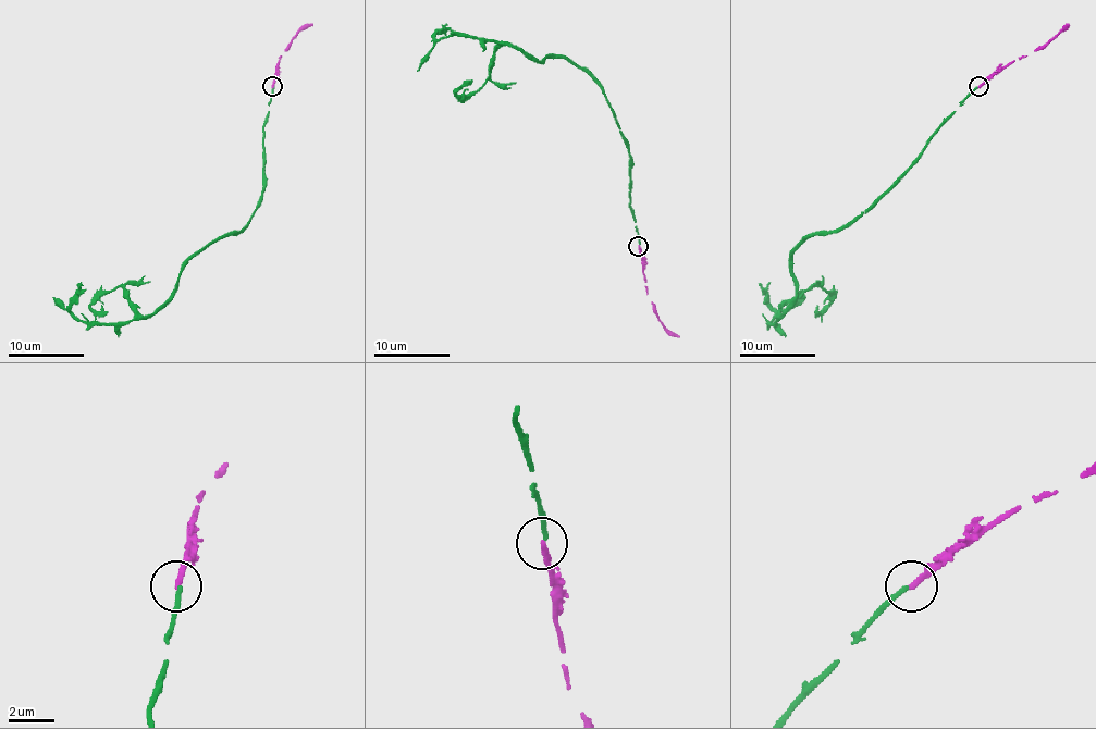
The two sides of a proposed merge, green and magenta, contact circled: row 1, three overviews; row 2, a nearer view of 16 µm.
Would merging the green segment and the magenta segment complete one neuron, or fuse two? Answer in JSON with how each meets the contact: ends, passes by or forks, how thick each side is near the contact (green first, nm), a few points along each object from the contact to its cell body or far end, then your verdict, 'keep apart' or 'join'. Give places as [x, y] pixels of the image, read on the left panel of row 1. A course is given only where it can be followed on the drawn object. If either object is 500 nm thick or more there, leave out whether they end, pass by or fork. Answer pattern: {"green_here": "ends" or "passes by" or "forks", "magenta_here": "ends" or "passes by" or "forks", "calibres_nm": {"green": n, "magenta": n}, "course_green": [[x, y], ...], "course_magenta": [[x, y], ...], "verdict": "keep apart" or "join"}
{"green_here": "ends", "magenta_here": "ends", "calibres_nm": {"green": 190, "magenta": 240}, "course_green": [[273, 86], [263, 189], [248, 222], [198, 251], [168, 298], [145, 316], [121, 285], [93, 305], [108, 312]], "course_magenta": [[271, 86], [286, 47], [304, 27], [312, 24]], "verdict": "keep apart"}

